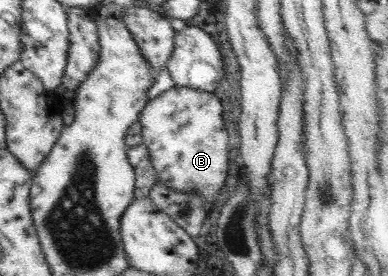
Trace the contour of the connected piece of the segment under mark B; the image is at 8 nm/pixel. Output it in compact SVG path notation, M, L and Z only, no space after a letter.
M174 86L156 96L146 104L140 116L143 145L149 150L152 166L158 182L173 188L195 192L210 206L210 215L215 213L220 189L224 186L228 172L228 132L224 126L223 107L214 93L188 87Z

